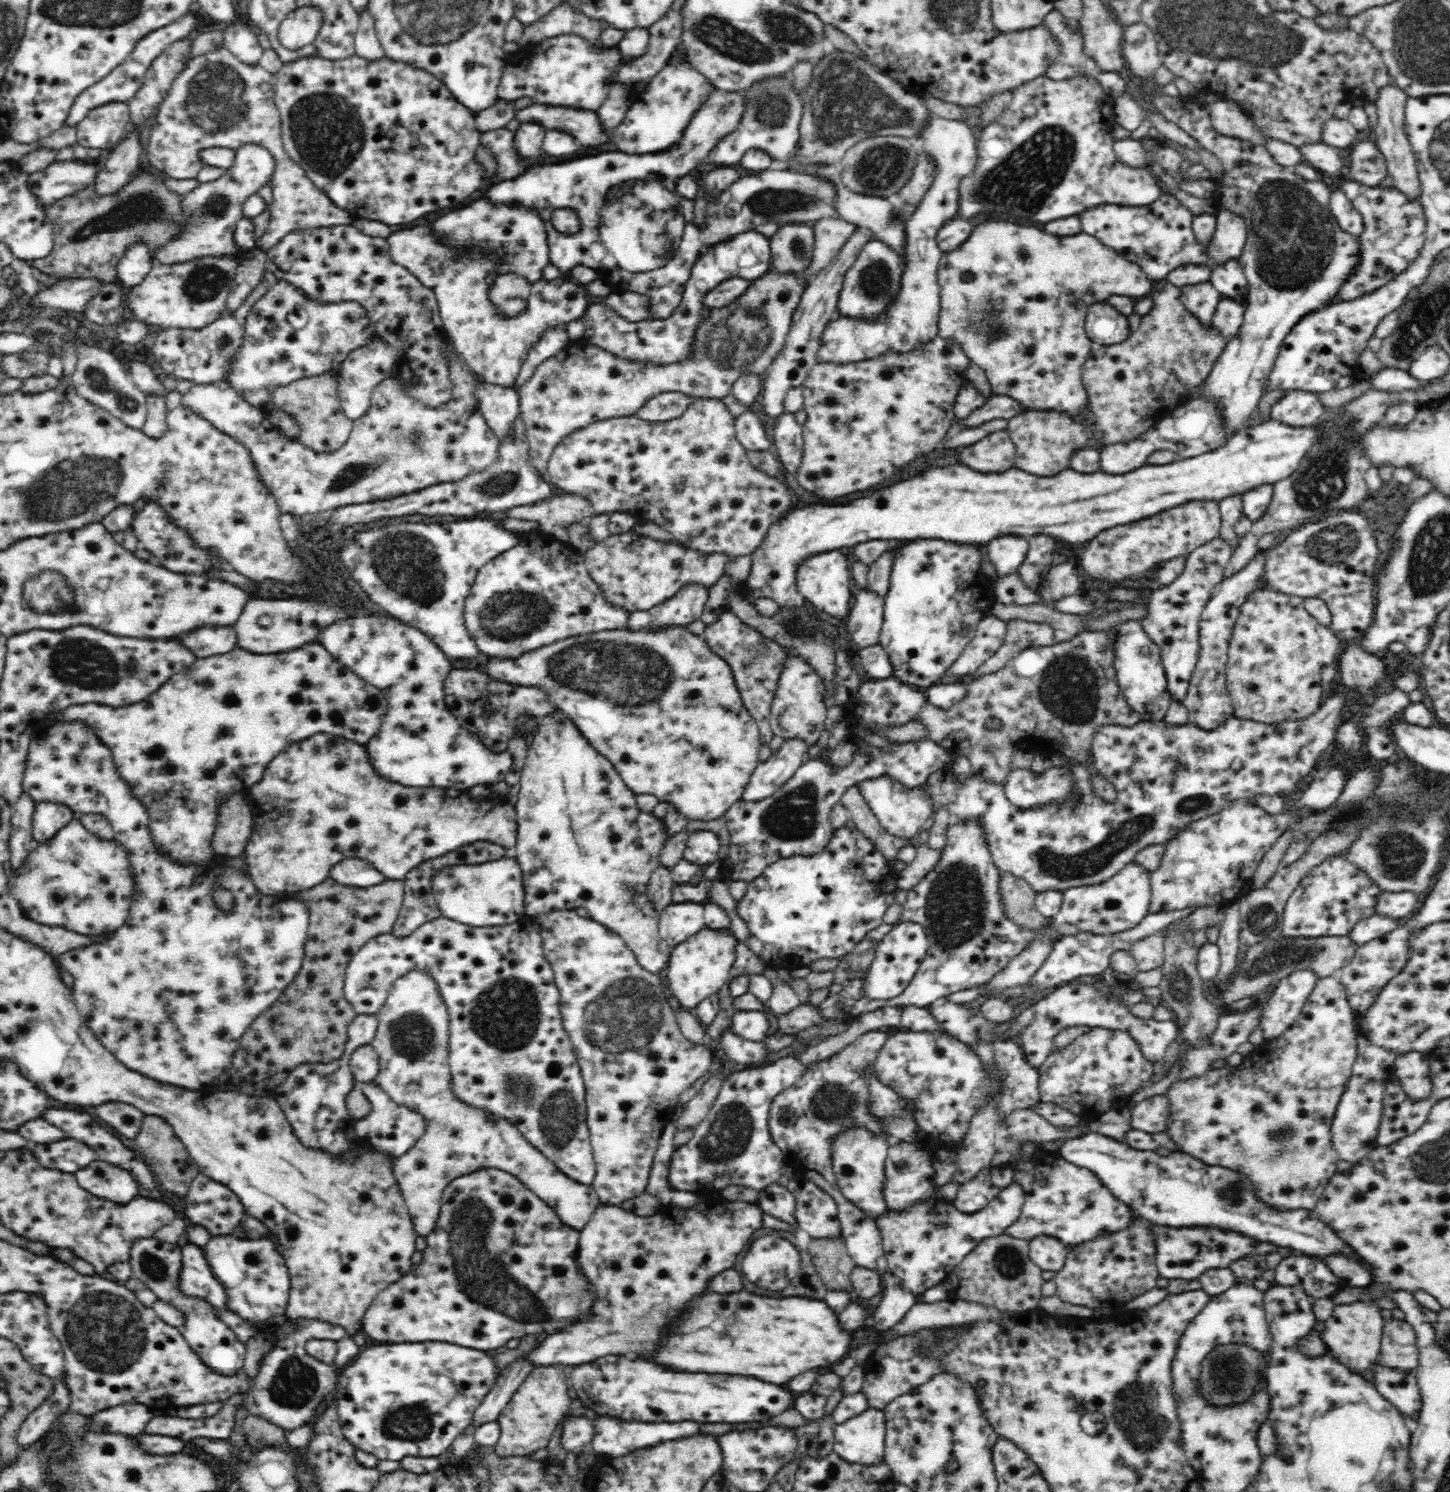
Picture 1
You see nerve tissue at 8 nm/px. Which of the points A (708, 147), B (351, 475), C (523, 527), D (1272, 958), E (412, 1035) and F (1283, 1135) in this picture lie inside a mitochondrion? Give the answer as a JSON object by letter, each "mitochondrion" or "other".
{"A":"other","B":"mitochondrion","C":"other","D":"mitochondrion","E":"mitochondrion","F":"mitochondrion"}

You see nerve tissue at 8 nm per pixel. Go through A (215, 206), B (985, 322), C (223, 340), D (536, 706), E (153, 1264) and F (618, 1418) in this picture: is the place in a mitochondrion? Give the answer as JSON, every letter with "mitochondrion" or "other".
{"A":"mitochondrion","B":"mitochondrion","C":"mitochondrion","D":"mitochondrion","E":"mitochondrion","F":"other"}

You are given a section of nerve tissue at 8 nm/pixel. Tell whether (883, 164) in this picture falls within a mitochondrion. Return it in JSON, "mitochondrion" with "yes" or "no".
{"mitochondrion":"yes"}

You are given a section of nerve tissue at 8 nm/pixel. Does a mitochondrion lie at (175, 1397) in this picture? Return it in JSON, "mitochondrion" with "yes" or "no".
{"mitochondrion":"no"}

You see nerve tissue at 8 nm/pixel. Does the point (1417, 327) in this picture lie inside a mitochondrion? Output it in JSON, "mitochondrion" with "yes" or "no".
{"mitochondrion":"yes"}

